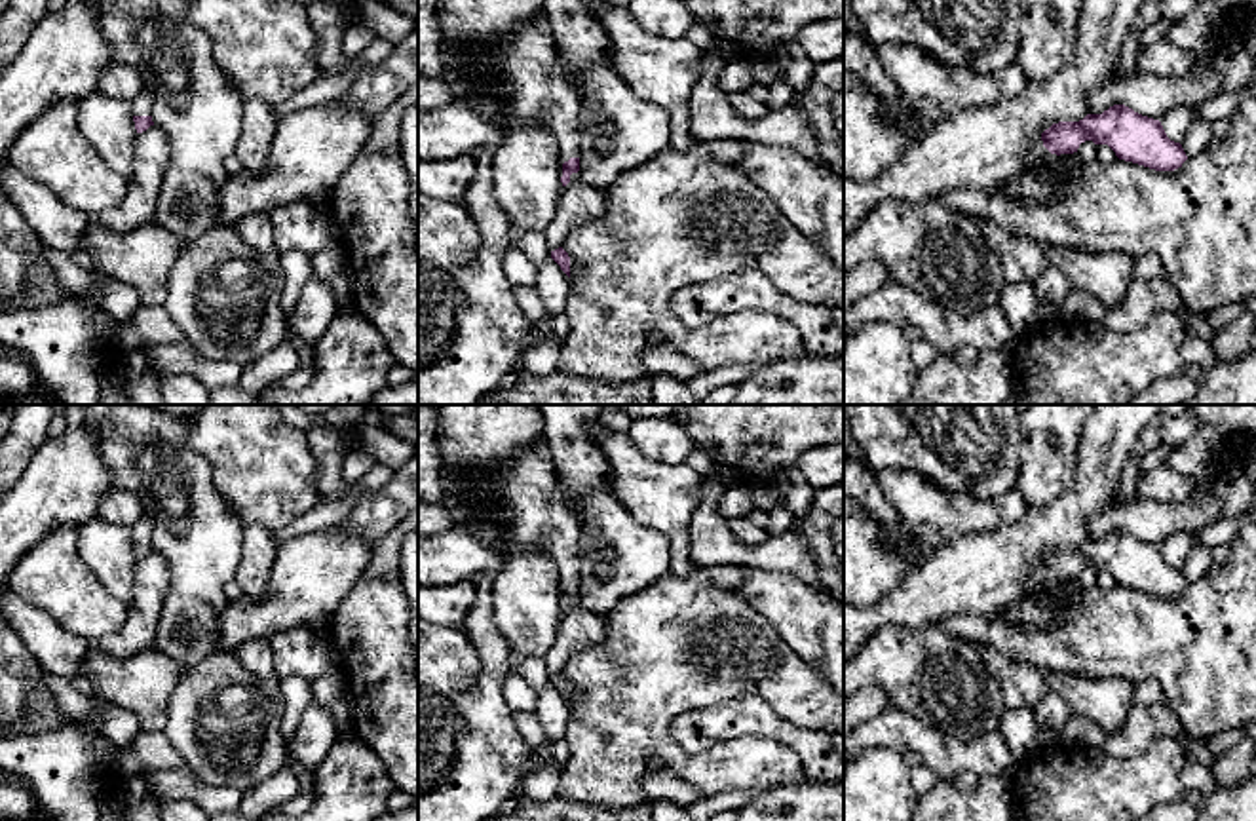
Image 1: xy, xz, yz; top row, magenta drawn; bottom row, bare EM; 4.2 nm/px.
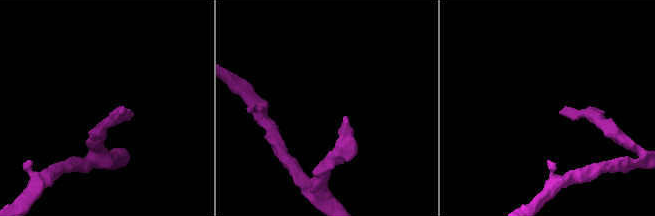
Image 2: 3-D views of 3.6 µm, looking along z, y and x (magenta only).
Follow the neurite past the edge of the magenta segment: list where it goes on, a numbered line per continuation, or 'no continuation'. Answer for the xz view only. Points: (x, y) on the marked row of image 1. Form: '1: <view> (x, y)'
1: xz (525, 61)

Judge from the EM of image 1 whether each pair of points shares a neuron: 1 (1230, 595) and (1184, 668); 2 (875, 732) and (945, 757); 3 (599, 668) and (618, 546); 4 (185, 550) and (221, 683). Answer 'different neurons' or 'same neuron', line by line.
1: same neuron
2: same neuron
3: different neurons
4: different neurons

